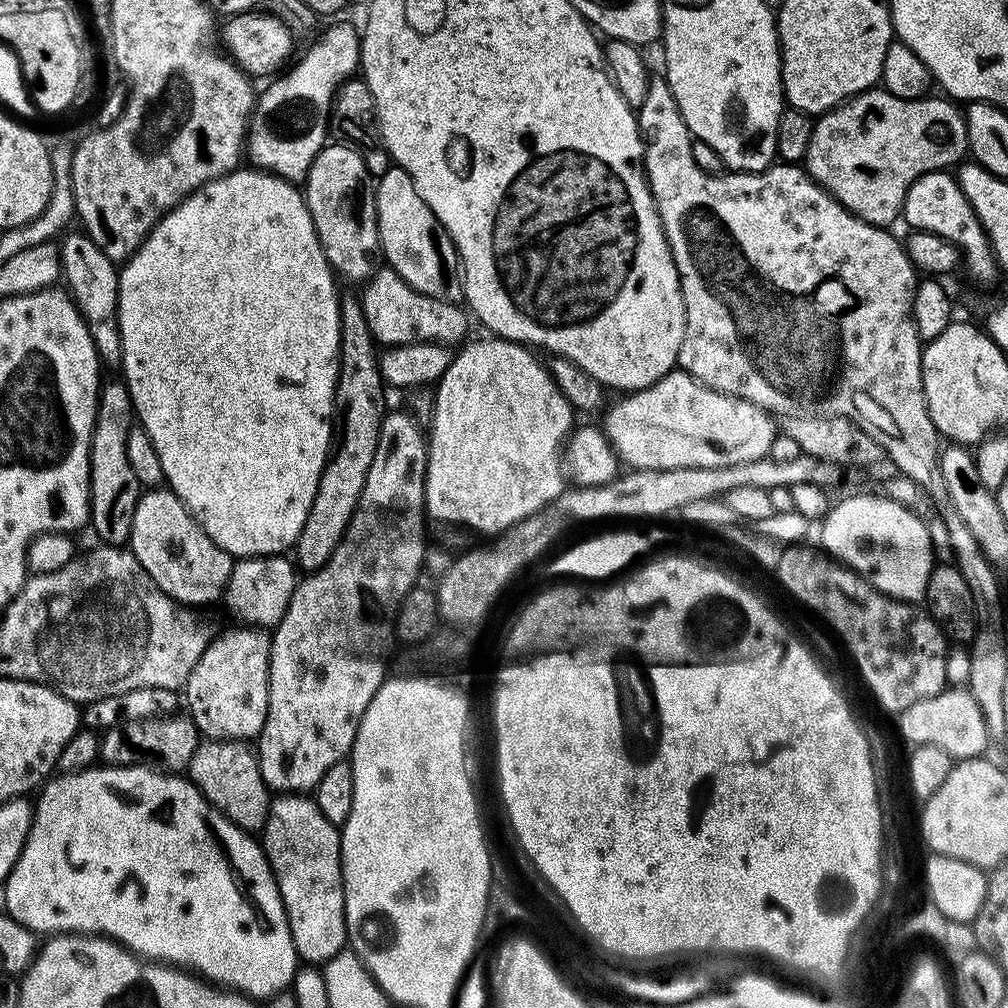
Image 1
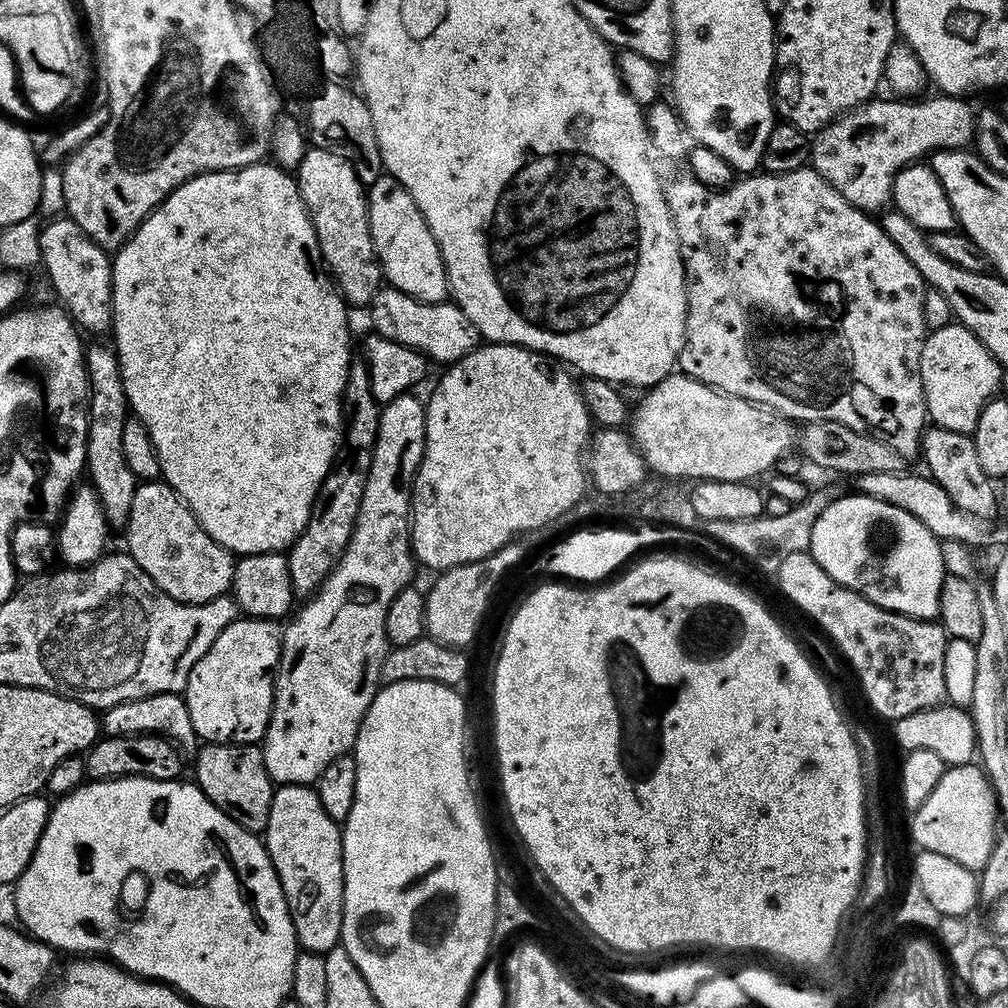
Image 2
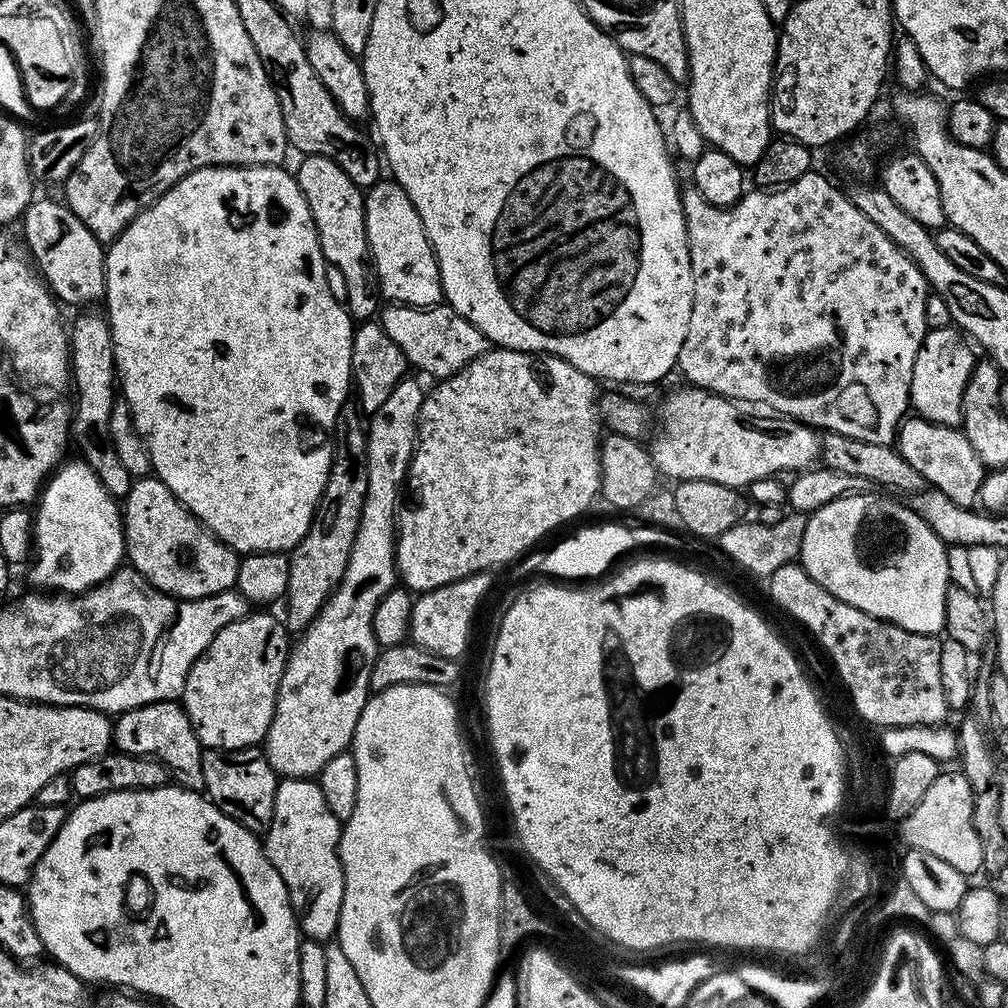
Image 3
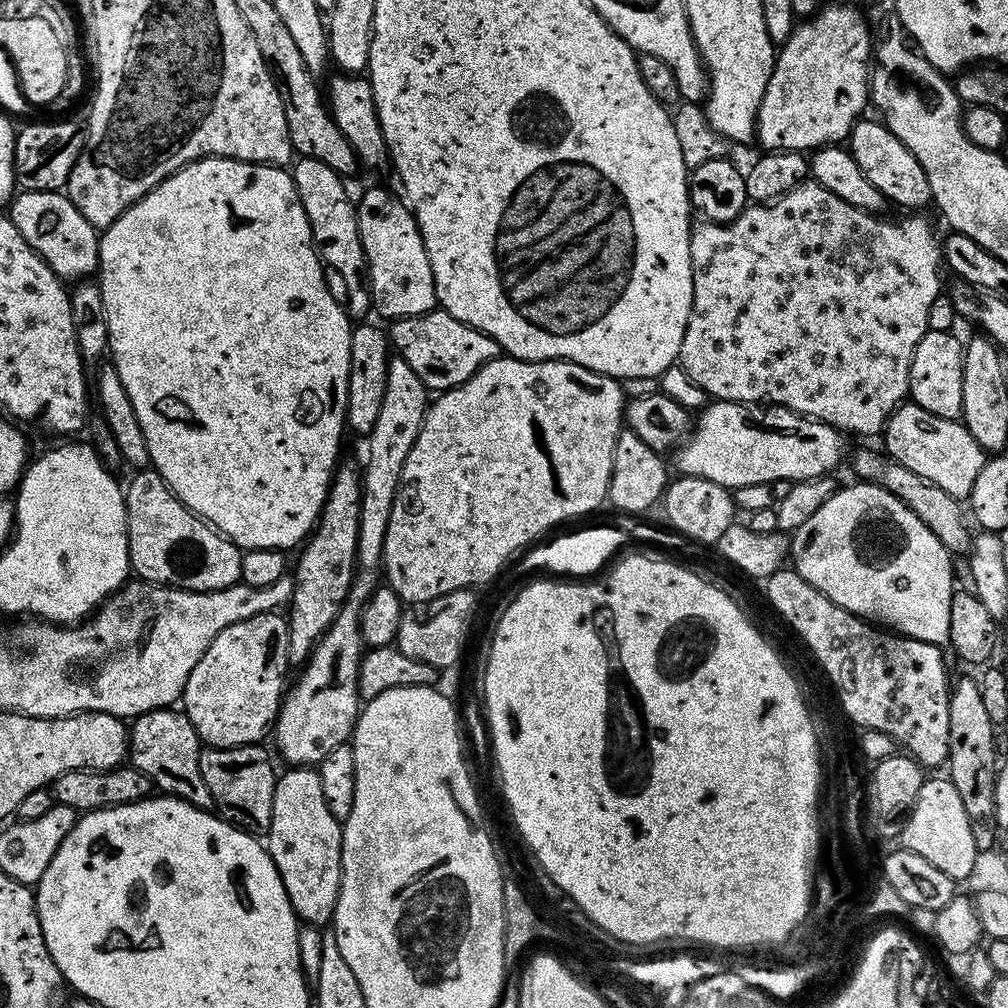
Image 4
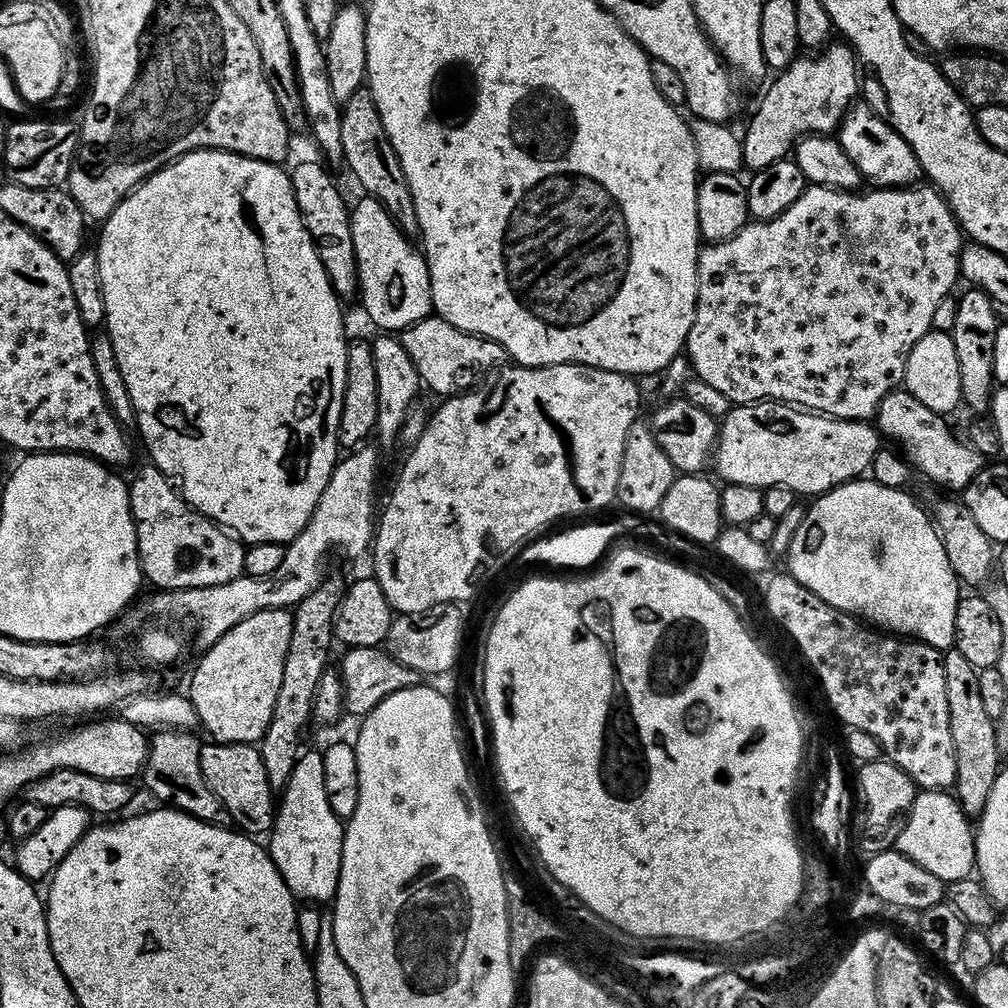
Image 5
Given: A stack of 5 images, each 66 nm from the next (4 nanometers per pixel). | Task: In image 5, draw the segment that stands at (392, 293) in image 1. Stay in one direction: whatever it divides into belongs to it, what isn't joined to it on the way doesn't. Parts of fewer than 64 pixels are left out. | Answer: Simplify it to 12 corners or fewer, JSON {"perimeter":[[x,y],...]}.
{"perimeter":[[435,314],[398,338],[423,387],[469,391],[506,360]]}

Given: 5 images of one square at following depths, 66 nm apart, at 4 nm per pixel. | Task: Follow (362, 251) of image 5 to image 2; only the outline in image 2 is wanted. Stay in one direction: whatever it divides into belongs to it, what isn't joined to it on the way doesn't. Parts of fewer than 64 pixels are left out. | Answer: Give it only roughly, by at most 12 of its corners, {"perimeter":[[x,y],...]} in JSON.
{"perimeter":[[393,176],[367,185],[383,279],[423,304],[449,299],[438,242]]}

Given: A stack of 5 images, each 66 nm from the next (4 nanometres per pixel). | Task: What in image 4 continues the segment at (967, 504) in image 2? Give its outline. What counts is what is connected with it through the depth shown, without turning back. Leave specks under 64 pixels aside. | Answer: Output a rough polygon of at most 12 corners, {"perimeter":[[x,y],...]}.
{"perimeter":[[911,402],[882,439],[894,462],[961,502],[986,451],[963,422]]}

